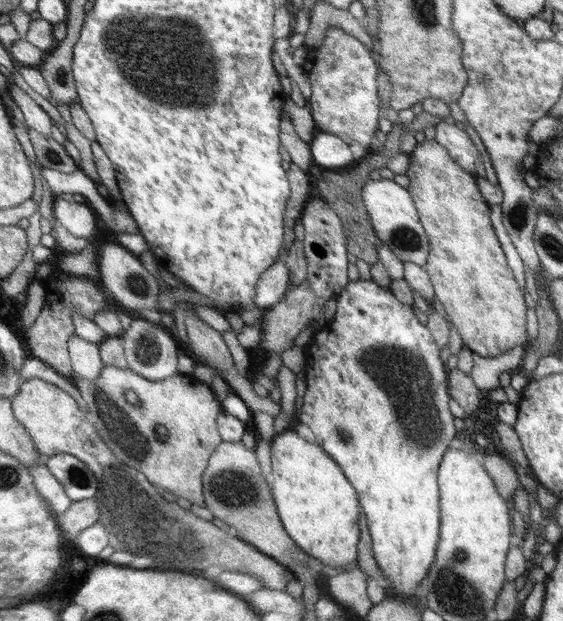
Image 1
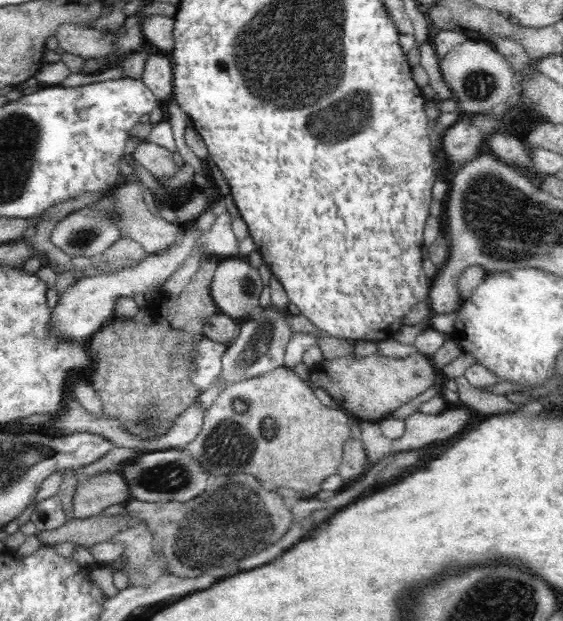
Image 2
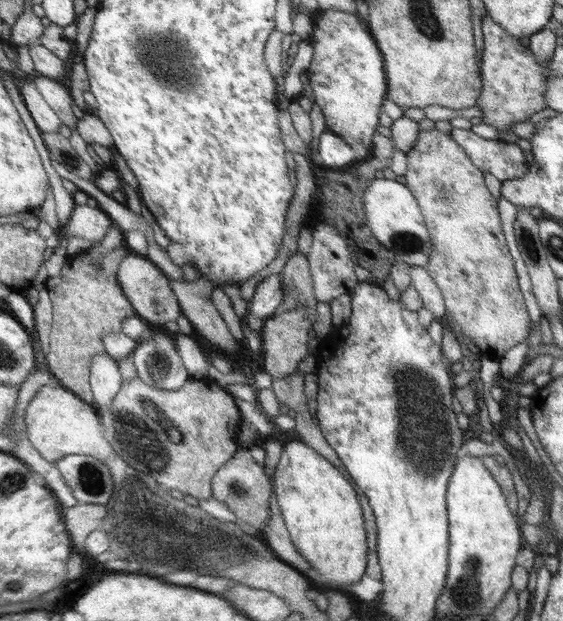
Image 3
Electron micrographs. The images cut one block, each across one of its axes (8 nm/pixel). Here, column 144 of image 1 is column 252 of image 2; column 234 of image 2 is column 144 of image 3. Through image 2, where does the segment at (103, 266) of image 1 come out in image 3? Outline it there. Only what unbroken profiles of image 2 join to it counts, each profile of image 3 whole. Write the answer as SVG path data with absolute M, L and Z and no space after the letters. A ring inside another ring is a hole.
M128 254L120 262L118 272L120 285L127 294L135 314L155 326L162 326L167 321L174 321L181 314L176 295L172 293L171 283L166 276L149 262L149 259L137 254Z

